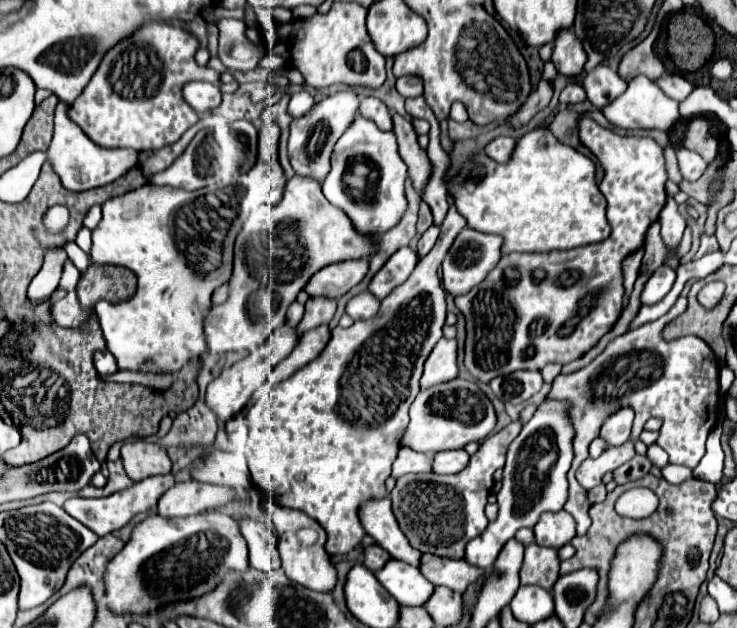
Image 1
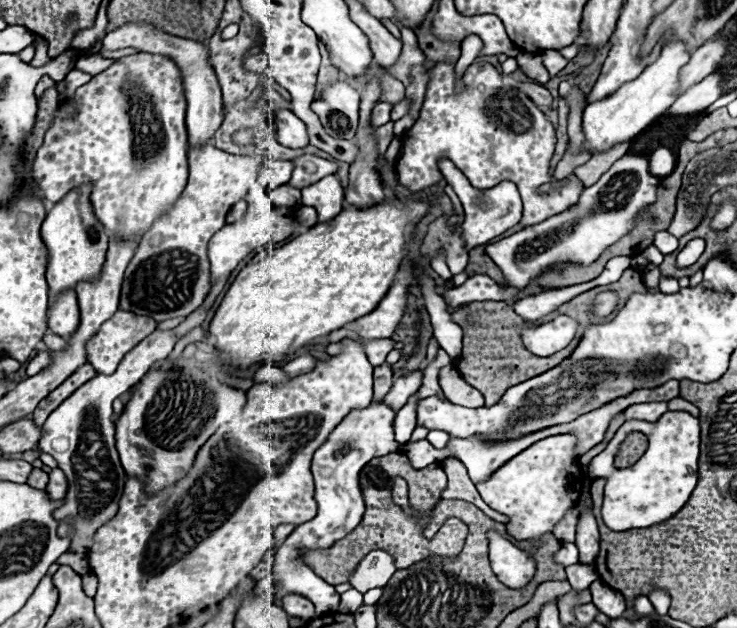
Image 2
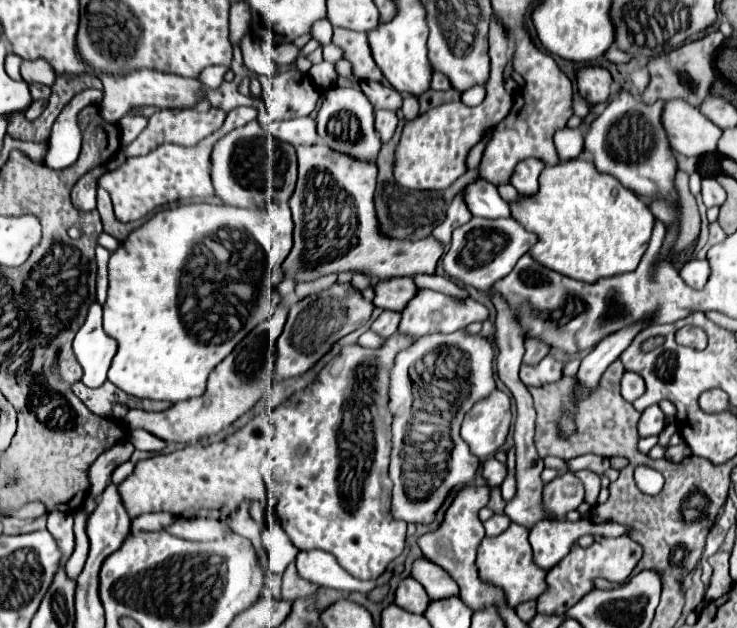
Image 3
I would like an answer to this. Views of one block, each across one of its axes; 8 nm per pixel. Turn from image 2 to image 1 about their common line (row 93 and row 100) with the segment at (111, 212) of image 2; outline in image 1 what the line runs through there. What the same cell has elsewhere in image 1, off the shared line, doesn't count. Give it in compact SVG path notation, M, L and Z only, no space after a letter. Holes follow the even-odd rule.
M146 22L138 30L134 30L128 38L120 40L112 46L98 70L94 72L92 80L84 88L84 92L76 98L74 106L70 106L70 118L84 130L84 134L96 142L98 146L106 148L134 148L142 150L158 150L162 146L174 144L190 126L198 122L198 114L186 104L182 98L182 86L192 80L201 80L220 86L219 73L208 66L198 66L194 60L200 42L188 30L168 24L168 22Z

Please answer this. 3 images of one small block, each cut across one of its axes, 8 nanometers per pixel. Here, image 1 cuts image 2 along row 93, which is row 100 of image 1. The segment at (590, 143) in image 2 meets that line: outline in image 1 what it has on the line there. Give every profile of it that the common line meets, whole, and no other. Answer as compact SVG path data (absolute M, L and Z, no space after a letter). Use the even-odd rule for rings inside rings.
M636 76L632 82L628 82L628 88L622 96L618 96L610 106L606 106L604 116L626 130L636 130L636 128L644 128L644 130L662 130L668 132L678 120L680 120L680 110L678 110L678 102L674 102L672 98L668 98L660 86L652 80L648 80L646 76Z

